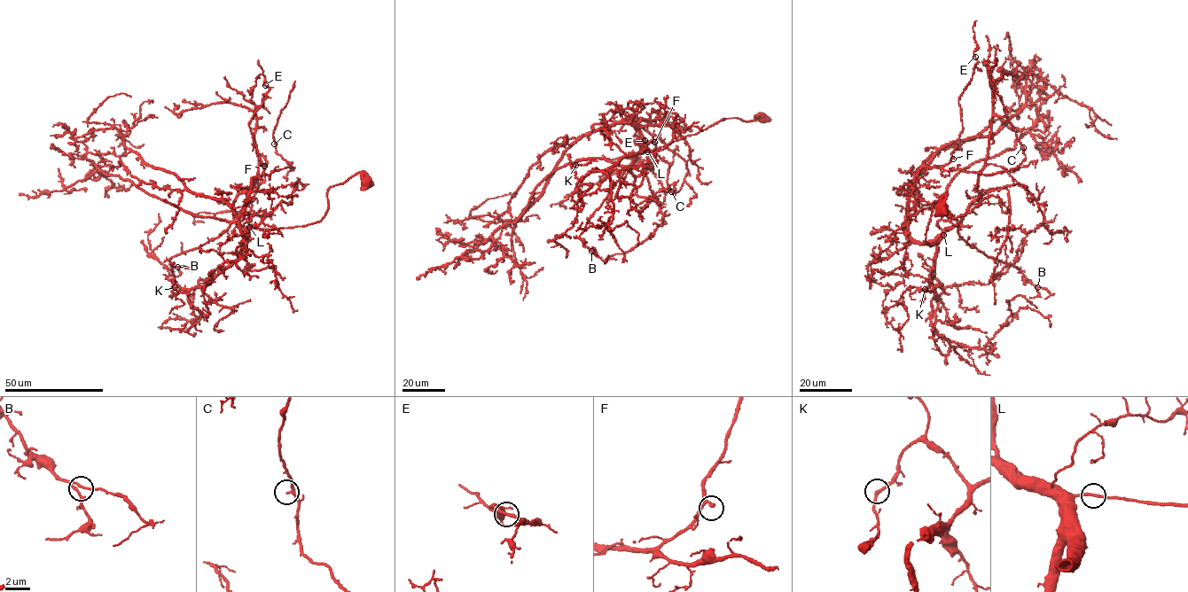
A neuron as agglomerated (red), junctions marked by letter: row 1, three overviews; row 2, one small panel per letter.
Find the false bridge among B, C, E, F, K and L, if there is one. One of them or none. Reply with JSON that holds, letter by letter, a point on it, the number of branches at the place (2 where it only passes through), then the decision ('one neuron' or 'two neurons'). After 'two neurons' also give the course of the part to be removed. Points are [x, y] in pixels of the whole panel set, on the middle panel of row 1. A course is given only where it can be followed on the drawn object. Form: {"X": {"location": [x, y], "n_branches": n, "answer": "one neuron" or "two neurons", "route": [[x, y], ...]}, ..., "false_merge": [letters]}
{"B": {"location": [591, 251], "n_branches": 2, "answer": "one neuron"}, "C": {"location": [671, 191], "n_branches": 2, "answer": "one neuron"}, "E": {"location": [644, 140], "n_branches": 2, "answer": "one neuron"}, "F": {"location": [654, 142], "n_branches": 2, "answer": "one neuron"}, "K": {"location": [575, 165], "n_branches": 2, "answer": "one neuron"}, "L": {"location": [647, 151], "n_branches": 2, "answer": "one neuron"}, "false_merge": []}

